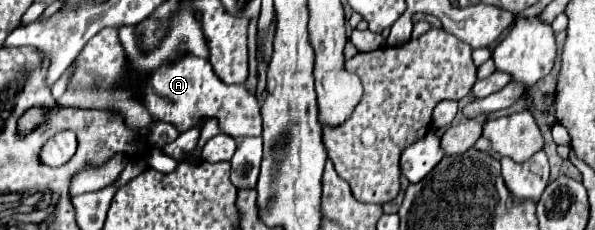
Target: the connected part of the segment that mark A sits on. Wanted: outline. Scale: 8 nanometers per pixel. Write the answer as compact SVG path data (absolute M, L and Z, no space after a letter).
M184 55L174 65L160 67L152 77L142 81L142 93L154 121L172 123L182 133L196 125L204 125L212 117L218 121L220 131L234 139L262 133L258 97L248 93L244 85L224 85L212 73L206 59Z

